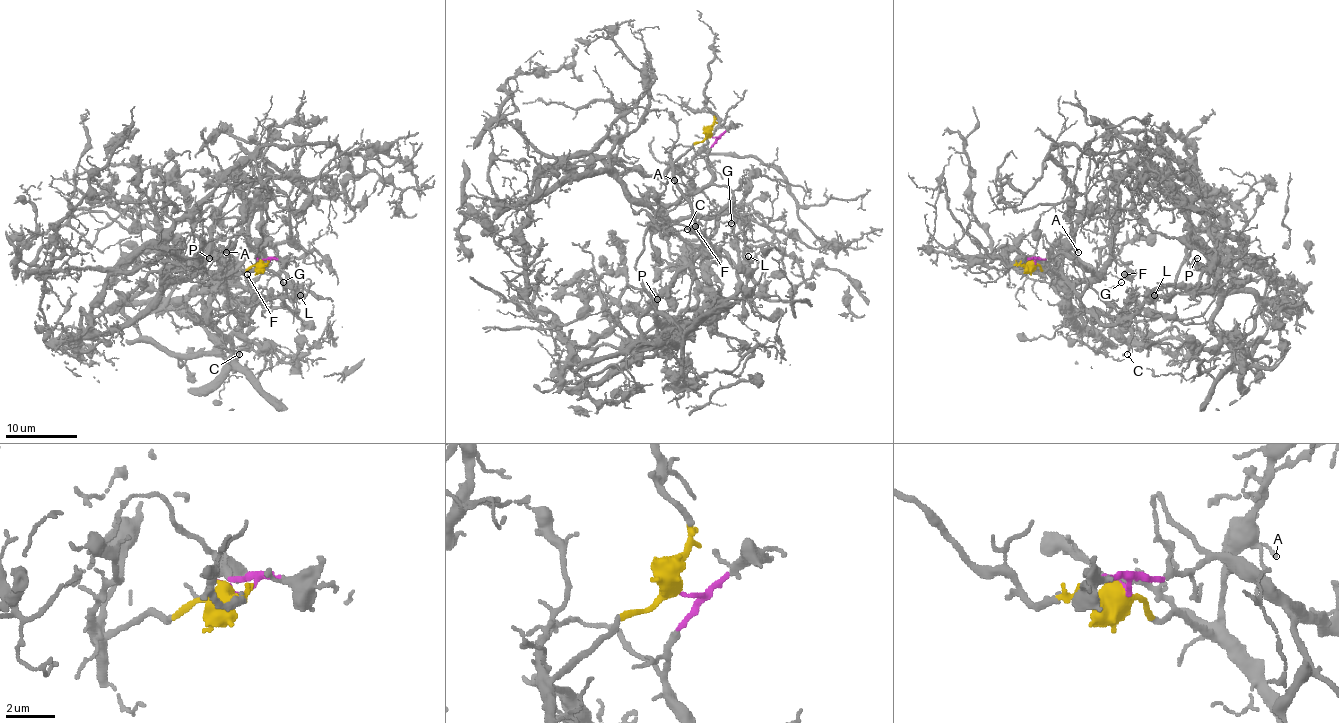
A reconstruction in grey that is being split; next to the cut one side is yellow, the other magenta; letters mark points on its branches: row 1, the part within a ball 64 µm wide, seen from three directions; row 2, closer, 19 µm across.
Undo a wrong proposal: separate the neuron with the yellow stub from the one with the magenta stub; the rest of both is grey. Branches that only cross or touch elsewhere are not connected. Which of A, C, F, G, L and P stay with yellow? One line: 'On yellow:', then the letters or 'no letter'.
On yellow: A, C, F, L, P

